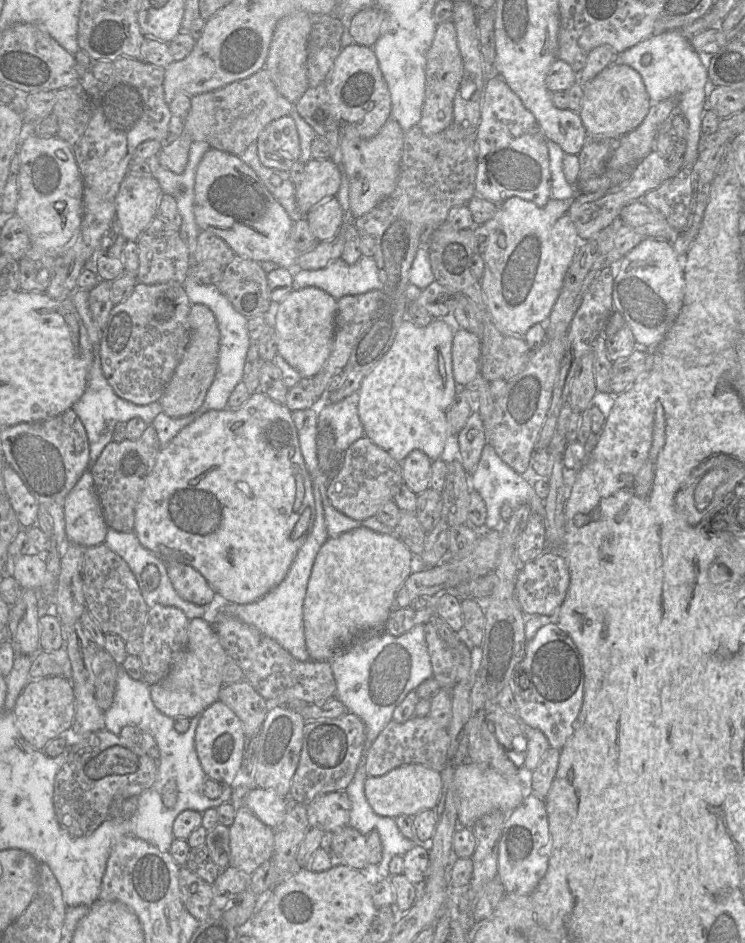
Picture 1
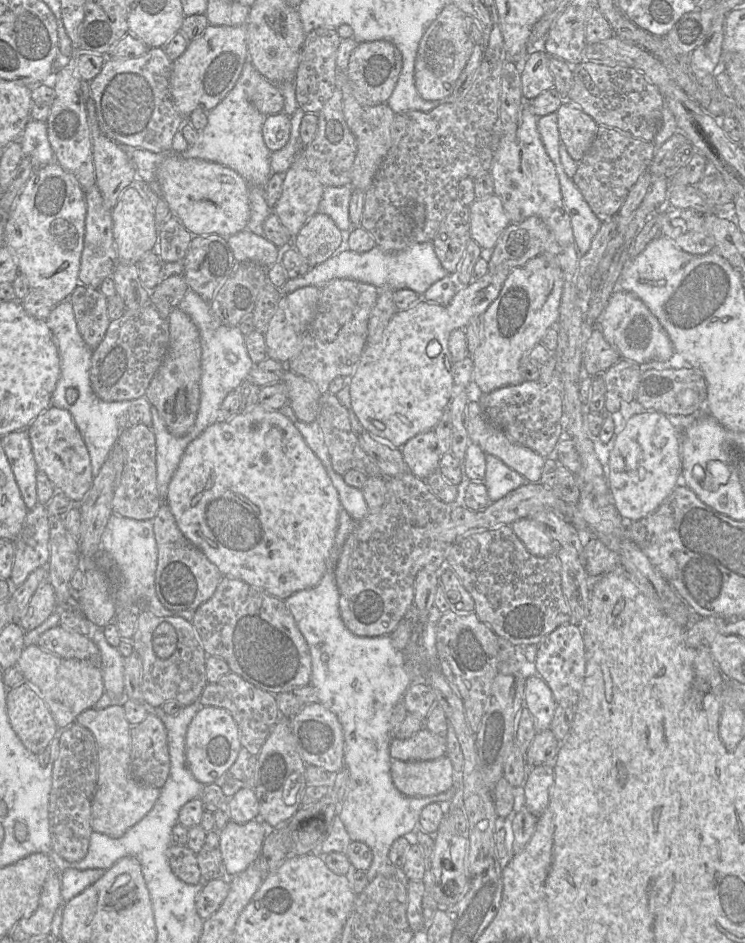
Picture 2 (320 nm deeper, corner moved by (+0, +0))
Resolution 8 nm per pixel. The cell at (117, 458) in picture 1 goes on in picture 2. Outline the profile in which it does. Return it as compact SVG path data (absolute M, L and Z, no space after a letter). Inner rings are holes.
M140 423L121 430L116 443L124 450L125 464L112 499L112 513L134 520L153 519L162 505L157 487L155 434Z

